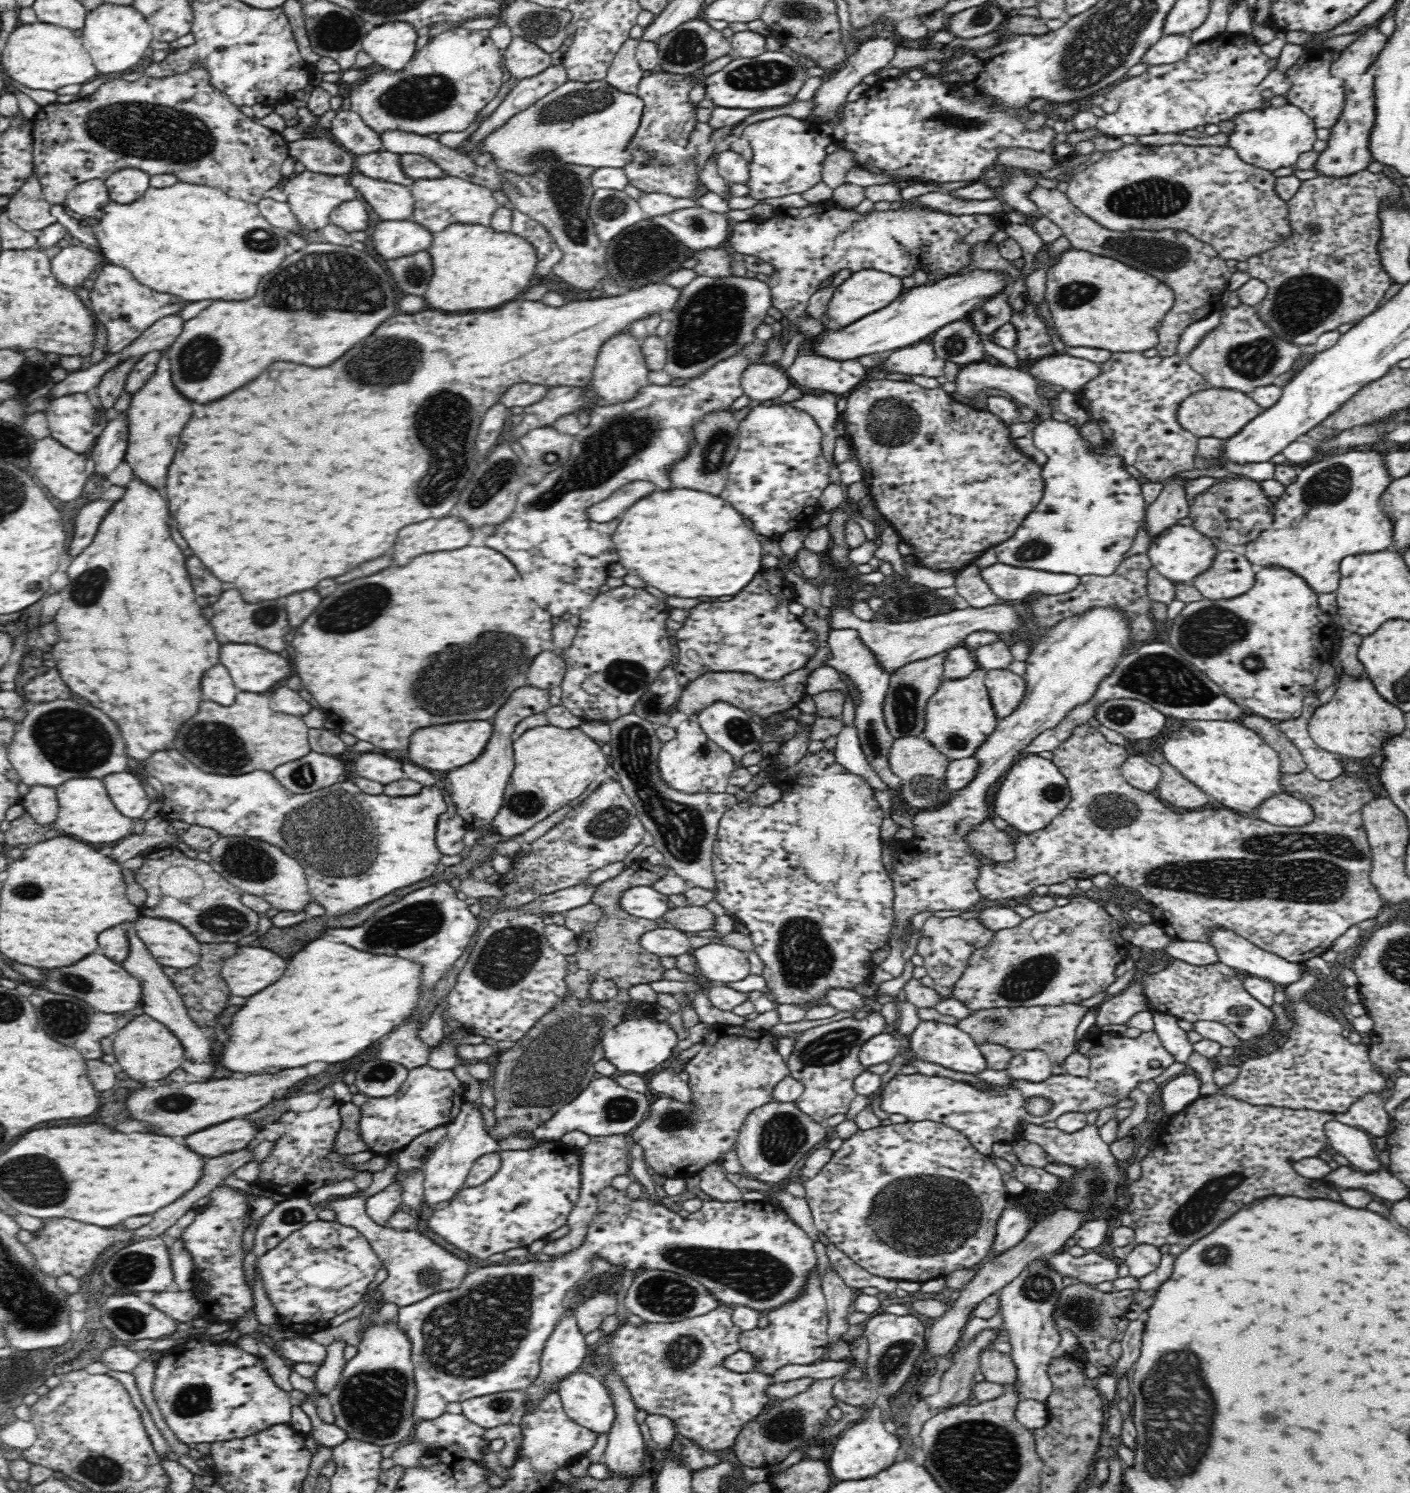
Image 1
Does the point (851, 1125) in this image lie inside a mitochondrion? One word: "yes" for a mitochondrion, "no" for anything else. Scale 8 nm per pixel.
no

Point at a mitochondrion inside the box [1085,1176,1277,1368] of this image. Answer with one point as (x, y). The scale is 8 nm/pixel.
(1214, 1254)

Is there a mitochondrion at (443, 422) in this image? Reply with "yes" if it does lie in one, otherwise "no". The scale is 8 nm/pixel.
yes

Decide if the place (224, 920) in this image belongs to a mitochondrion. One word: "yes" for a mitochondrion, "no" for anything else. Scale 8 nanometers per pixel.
yes

